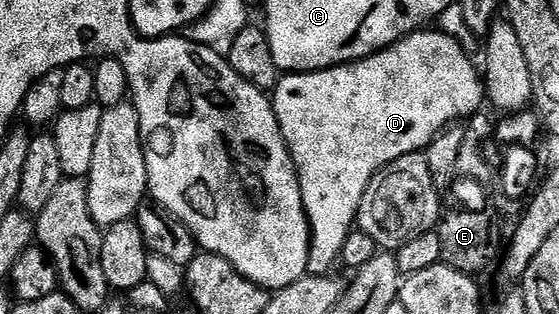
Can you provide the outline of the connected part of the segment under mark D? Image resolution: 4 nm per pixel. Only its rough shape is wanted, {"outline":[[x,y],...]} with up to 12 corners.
{"outline":[[419,30],[272,93],[334,270],[368,182],[483,107],[460,42]]}

